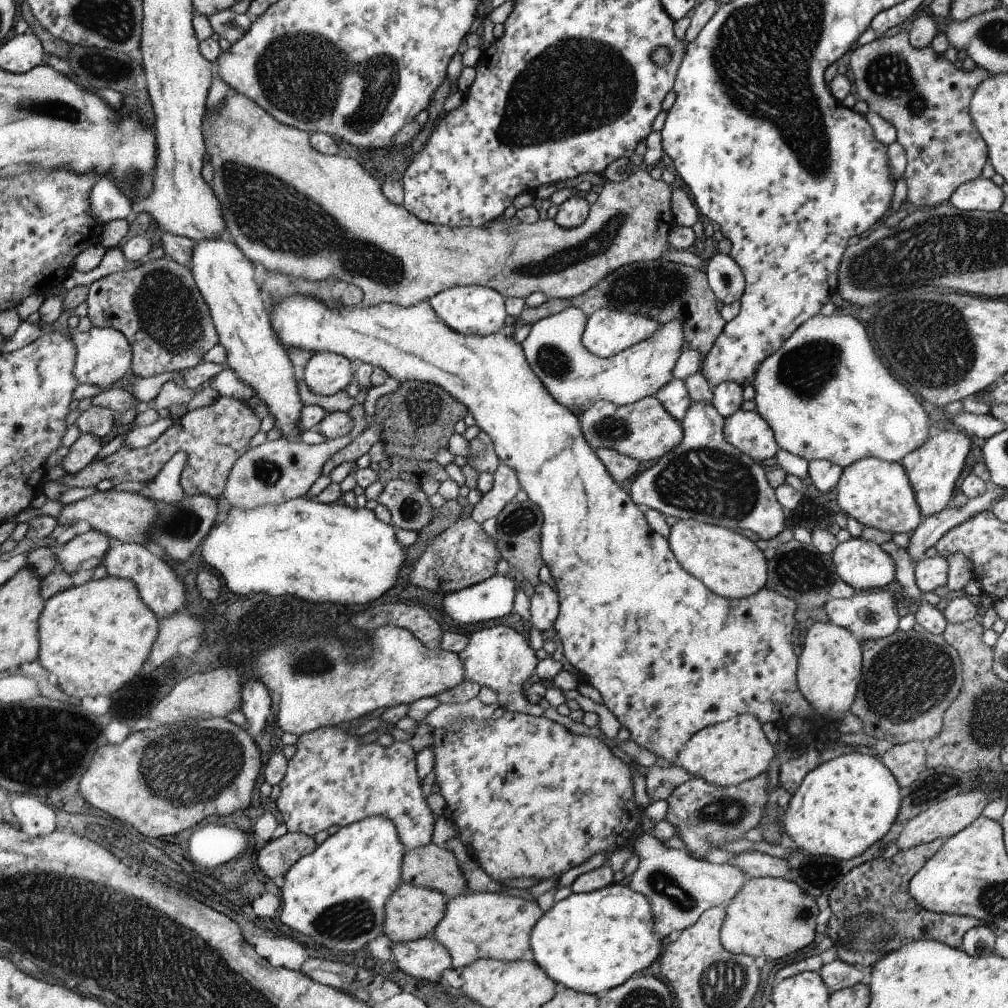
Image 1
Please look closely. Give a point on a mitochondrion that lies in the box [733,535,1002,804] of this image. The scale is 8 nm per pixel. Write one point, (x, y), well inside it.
(903, 682)

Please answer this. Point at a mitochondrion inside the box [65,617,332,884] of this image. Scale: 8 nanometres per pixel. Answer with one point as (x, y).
(193, 766)

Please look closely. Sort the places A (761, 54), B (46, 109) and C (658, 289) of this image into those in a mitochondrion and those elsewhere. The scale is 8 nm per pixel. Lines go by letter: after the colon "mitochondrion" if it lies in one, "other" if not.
A: mitochondrion
B: mitochondrion
C: mitochondrion

